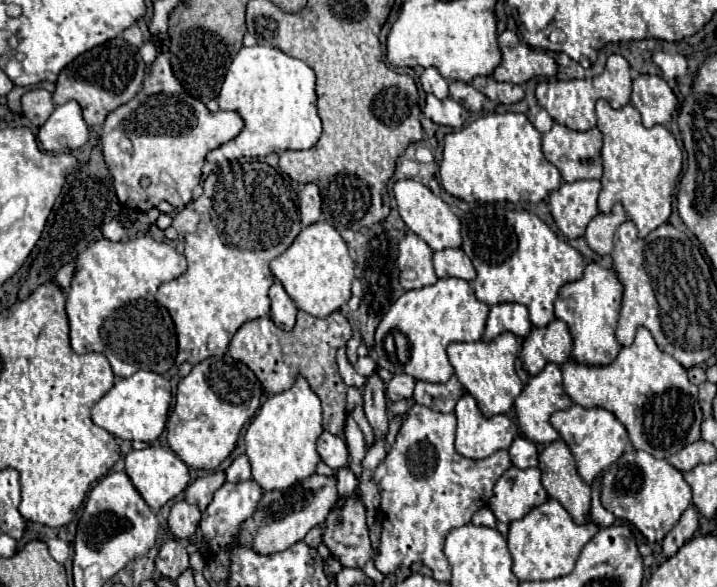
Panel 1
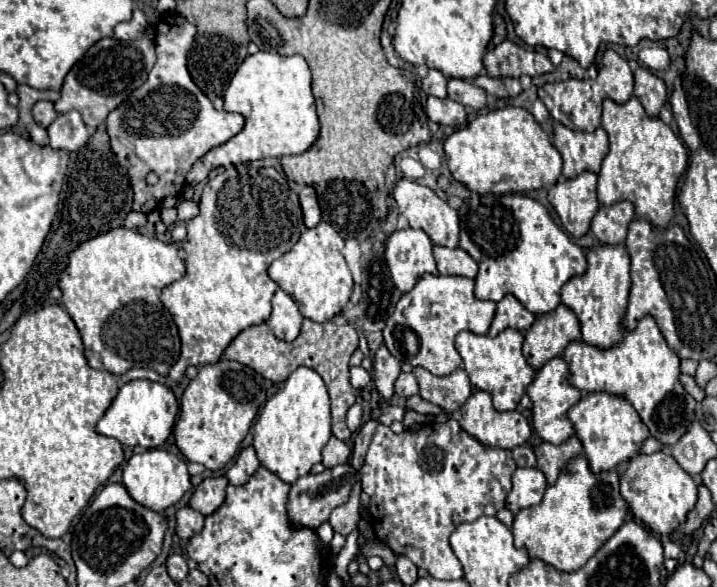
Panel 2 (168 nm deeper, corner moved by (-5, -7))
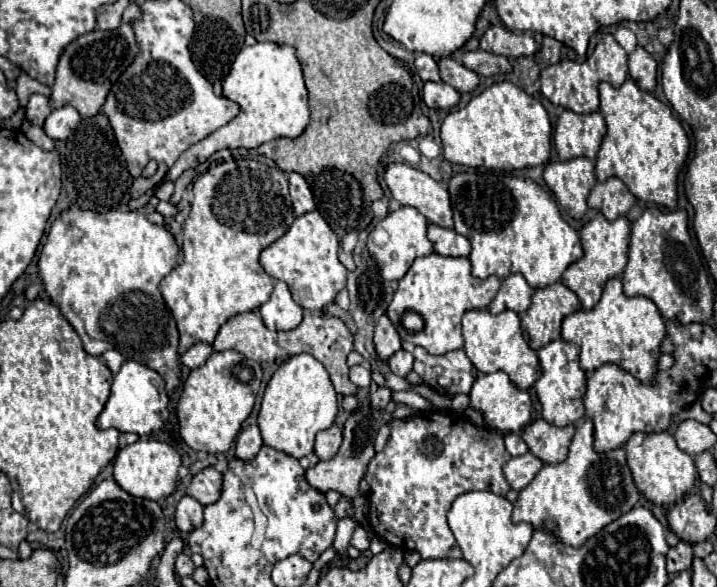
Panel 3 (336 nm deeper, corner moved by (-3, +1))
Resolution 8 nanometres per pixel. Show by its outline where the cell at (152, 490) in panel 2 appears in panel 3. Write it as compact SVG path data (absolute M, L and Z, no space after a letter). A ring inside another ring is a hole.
M139 440L119 450L115 458L115 480L131 496L147 498L147 500L161 500L161 498L171 496L177 490L179 466L181 466L179 452L167 442Z

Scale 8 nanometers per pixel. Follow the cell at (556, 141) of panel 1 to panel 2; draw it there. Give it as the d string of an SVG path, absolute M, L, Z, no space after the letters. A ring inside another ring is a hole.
M557 124L553 132L553 146L563 158L563 178L577 176L585 170L599 174L601 160L609 152L607 132L601 126L593 132L575 132Z

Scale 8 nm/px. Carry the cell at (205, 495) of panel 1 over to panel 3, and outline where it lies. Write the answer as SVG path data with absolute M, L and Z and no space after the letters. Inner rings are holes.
M205 468L193 476L187 494L197 502L201 502L203 506L207 506L219 500L221 488L223 488L223 474L217 472L215 468Z

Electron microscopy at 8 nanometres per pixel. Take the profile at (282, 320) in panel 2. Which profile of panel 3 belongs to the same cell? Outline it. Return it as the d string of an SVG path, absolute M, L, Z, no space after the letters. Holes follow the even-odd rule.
M281 280L275 284L269 302L265 302L259 312L265 326L271 330L293 330L303 318L303 308L295 304L287 284Z

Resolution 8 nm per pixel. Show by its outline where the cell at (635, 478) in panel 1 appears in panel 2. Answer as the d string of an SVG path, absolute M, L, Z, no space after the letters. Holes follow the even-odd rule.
M665 452L633 456L621 474L621 492L635 518L643 520L657 534L669 534L679 528L697 502L697 484L693 476Z

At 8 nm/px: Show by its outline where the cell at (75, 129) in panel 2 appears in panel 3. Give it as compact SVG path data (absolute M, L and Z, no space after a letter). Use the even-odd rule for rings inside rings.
M63 106L63 108L57 108L53 110L47 120L45 120L45 132L49 138L53 140L67 140L71 136L71 132L79 126L81 122L81 116L75 108L69 108L69 106Z

